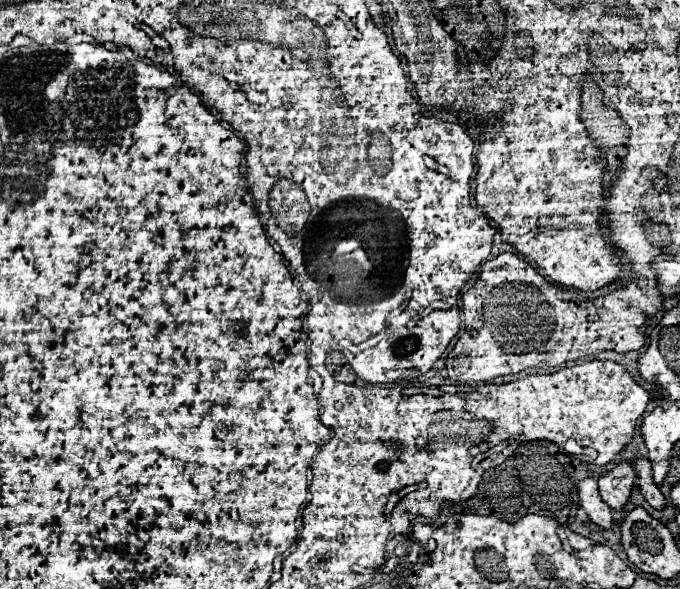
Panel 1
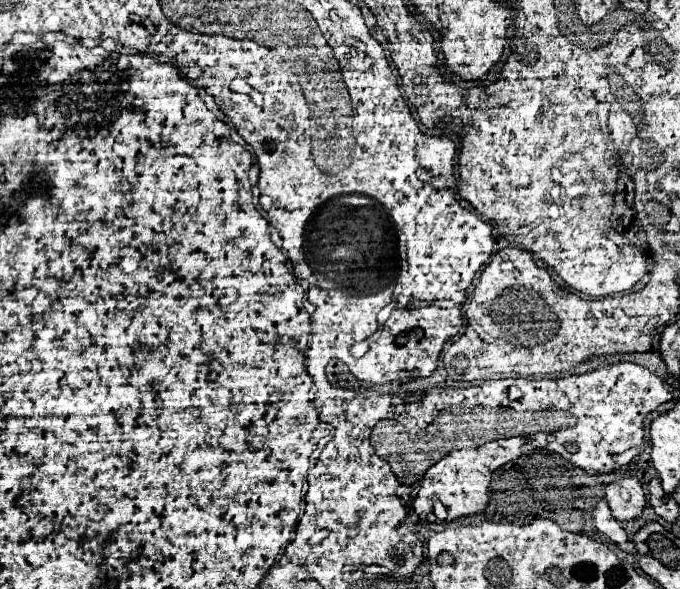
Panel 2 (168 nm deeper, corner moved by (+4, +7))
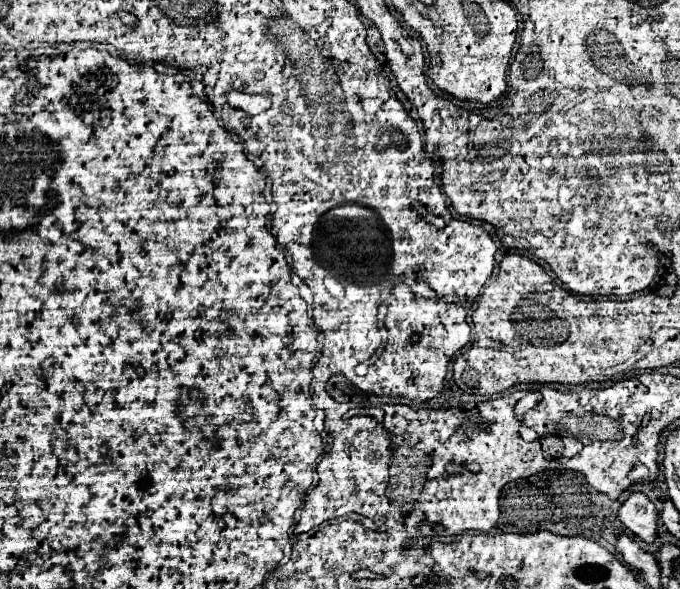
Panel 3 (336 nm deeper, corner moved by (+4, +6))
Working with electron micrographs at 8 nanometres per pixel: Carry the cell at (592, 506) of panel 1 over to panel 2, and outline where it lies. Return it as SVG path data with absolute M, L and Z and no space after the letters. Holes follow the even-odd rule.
M600 497L596 501L596 507L592 511L592 517L594 517L594 525L596 525L596 529L600 533L604 533L610 541L614 541L620 549L624 549L628 553L636 553L634 547L632 547L632 543L630 543L630 539L628 539L628 535L624 533L622 525L612 517L612 513L610 513L608 503L606 503L604 497Z

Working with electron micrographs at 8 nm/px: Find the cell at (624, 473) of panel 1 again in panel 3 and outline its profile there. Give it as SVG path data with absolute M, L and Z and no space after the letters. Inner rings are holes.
M634 492L618 510L620 522L632 530L646 544L652 544L658 534L658 512L654 504L642 494Z

